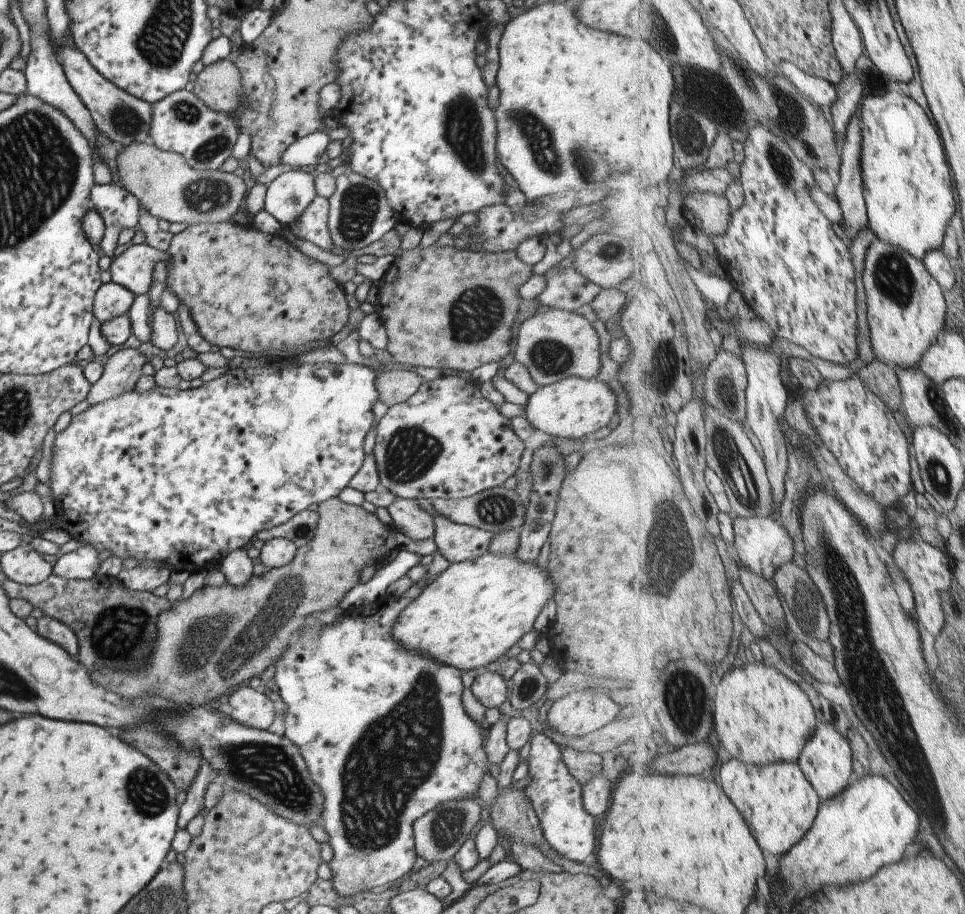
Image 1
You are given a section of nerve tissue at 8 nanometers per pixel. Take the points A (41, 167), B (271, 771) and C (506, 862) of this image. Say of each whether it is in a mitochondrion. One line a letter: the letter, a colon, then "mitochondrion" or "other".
A: mitochondrion
B: mitochondrion
C: other

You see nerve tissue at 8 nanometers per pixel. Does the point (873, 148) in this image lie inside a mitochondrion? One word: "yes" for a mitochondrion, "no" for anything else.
no

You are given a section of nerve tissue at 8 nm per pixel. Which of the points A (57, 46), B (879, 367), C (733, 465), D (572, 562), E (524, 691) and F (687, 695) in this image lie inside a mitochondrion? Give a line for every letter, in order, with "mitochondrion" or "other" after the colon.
A: other
B: other
C: mitochondrion
D: other
E: mitochondrion
F: mitochondrion

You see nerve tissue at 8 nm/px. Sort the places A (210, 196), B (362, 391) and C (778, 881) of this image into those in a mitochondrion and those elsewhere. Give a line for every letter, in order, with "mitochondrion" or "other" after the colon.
A: mitochondrion
B: other
C: other

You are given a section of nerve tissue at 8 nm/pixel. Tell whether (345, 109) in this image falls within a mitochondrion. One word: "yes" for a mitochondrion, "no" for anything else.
no

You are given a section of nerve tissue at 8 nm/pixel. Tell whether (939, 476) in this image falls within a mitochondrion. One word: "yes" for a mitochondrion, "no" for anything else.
yes

